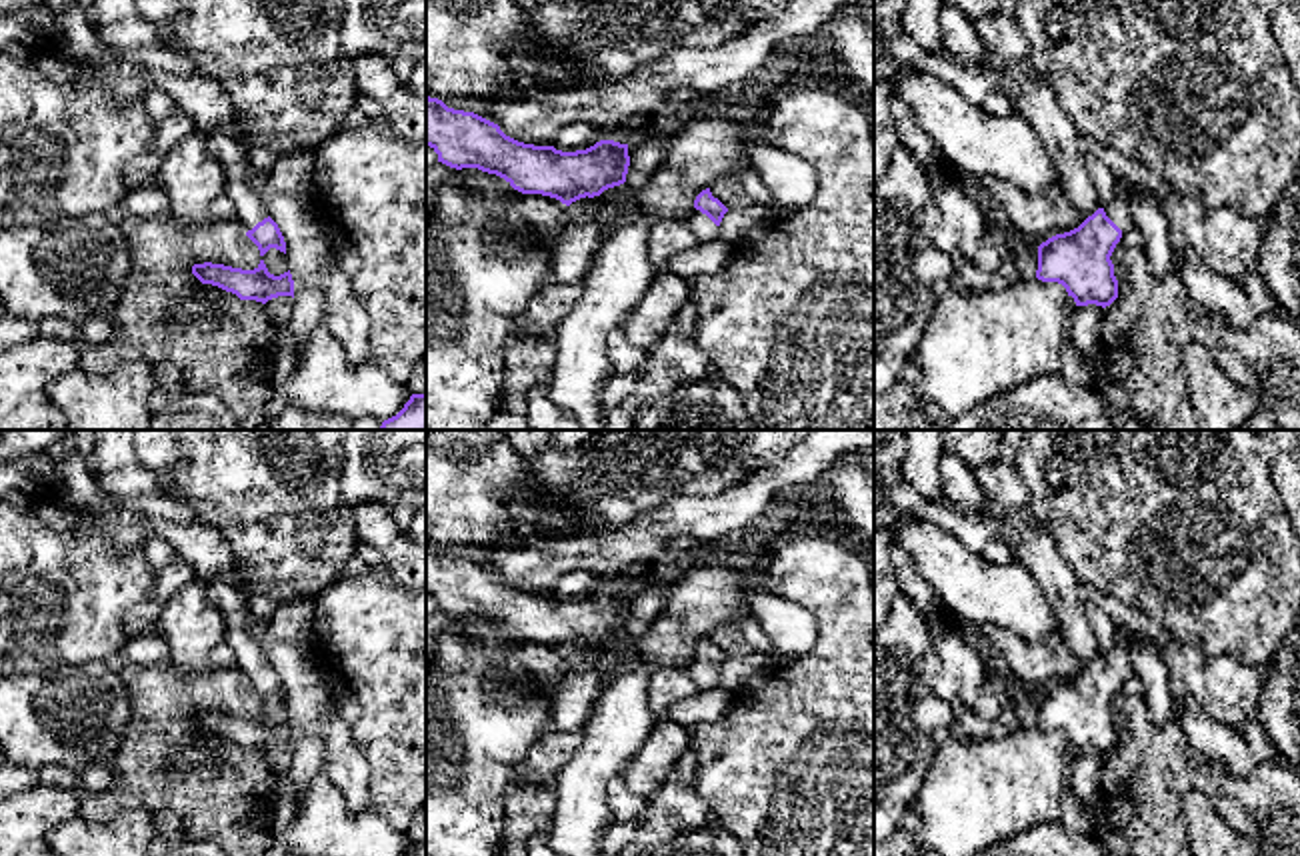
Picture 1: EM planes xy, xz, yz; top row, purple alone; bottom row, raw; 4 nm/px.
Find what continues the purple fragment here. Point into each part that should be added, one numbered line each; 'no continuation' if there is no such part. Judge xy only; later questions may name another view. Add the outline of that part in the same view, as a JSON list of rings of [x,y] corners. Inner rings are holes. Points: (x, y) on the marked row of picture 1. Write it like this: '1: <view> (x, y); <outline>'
1: xy (246, 204); [[[234,130],[202,132],[206,148],[224,166],[228,174],[226,196],[232,202],[234,216],[244,230],[252,230],[258,222],[268,218],[268,208],[262,198],[248,186],[248,150],[238,142]]]

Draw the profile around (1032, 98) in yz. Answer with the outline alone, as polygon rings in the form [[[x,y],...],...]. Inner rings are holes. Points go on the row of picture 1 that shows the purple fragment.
[[[1030,70],[1018,72],[1010,98],[1014,112],[1034,126],[1042,144],[1054,158],[1060,186],[1078,210],[1078,222],[1074,226],[1078,228],[1102,206],[1080,150],[1080,132],[1076,124],[1062,110],[1052,88]]]

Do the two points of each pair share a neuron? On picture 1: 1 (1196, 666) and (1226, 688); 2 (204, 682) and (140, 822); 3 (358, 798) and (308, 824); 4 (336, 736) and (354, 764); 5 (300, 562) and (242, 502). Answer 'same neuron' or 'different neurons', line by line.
1: same neuron
2: different neurons
3: different neurons
4: same neuron
5: same neuron

